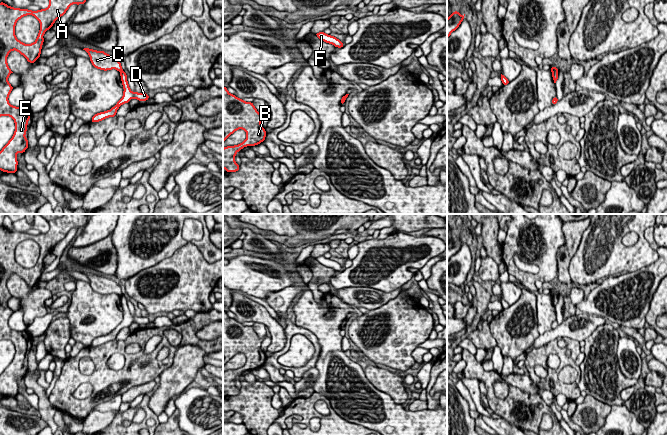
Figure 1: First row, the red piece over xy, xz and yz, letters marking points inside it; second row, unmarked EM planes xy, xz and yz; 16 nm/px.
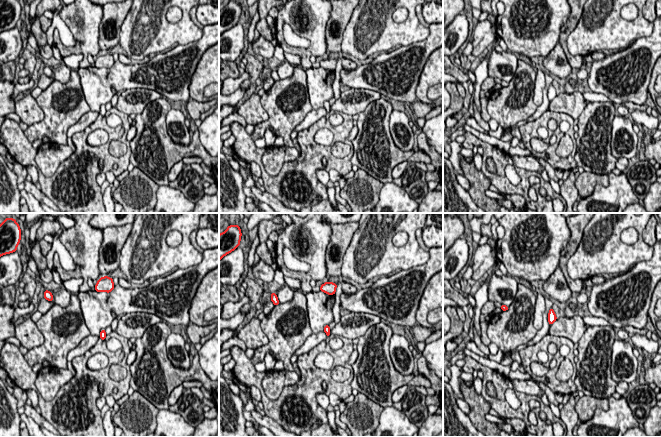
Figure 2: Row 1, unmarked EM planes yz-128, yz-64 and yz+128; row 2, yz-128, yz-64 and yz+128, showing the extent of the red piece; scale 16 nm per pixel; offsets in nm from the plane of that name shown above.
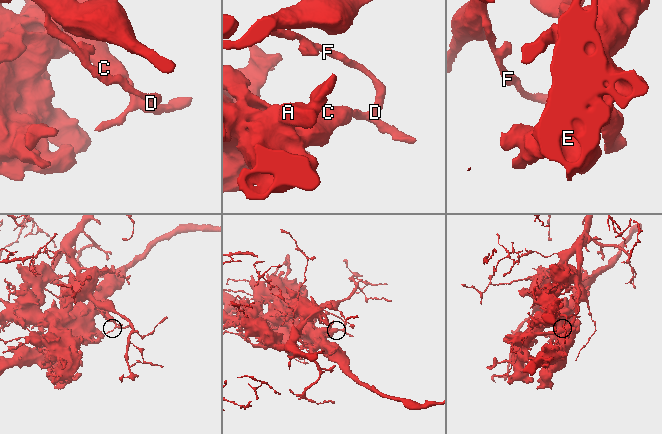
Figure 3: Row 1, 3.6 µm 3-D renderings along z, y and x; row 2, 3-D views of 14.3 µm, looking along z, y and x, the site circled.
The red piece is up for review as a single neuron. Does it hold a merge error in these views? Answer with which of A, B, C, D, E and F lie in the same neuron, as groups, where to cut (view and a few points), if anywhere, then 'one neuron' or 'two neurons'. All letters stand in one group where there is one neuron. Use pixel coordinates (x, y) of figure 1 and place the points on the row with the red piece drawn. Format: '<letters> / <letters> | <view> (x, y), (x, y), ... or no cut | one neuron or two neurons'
A B C E / D F | yz (552, 70), (556, 73) | two neurons

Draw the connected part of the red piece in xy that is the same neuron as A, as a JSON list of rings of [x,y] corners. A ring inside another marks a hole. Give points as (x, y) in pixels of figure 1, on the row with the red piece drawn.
[[[49,0],[46,9],[31,11],[13,8],[0,3],[0,116],[10,116],[15,122],[13,137],[0,151],[0,170],[15,173],[17,169],[17,153],[24,153],[28,148],[28,139],[25,137],[30,111],[25,107],[15,107],[9,104],[8,97],[13,86],[8,77],[13,73],[8,64],[7,56],[12,50],[22,54],[29,63],[34,63],[41,53],[44,42],[44,33],[52,28],[54,22],[63,16],[72,4],[84,4],[86,0]],[[26,15],[33,15],[40,22],[40,31],[32,44],[24,44],[15,36],[16,22]]]

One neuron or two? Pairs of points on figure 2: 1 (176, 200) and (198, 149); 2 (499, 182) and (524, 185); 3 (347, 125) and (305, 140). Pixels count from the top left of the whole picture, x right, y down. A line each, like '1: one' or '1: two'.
1: two
2: one
3: one

